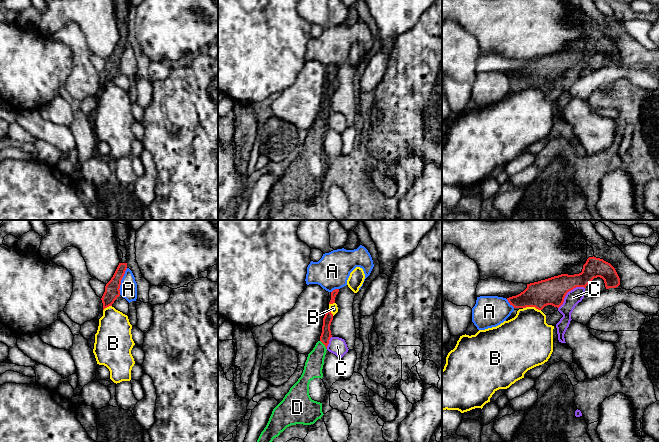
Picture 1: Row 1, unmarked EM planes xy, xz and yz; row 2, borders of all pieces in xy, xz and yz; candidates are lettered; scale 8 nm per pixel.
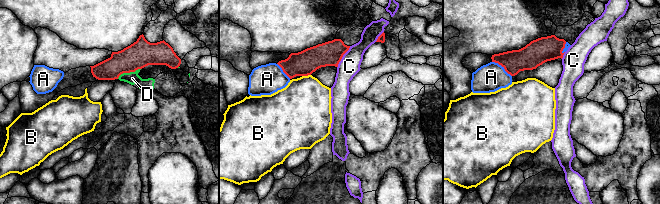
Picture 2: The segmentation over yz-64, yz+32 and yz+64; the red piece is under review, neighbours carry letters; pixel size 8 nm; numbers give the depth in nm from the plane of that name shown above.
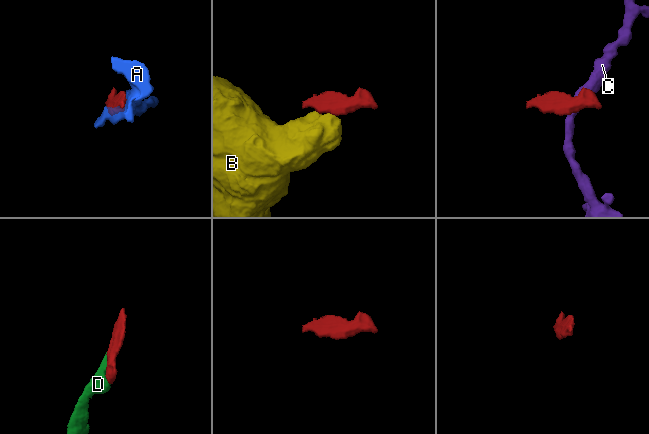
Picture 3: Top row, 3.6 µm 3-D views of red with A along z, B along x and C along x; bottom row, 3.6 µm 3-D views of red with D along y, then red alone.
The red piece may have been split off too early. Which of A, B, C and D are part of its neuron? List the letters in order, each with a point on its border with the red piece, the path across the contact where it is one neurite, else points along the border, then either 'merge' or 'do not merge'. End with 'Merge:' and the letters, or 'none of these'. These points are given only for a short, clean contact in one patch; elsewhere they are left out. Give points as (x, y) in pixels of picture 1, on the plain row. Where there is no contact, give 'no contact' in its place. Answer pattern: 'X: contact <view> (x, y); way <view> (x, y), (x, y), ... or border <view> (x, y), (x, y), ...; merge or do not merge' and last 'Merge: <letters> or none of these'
A: contact xy (120, 57); do not merge
B: contact yz (532, 82); do not merge
C: contact yz (568, 67); do not merge
D: contact xz (324, 120); merge
Merge: D

